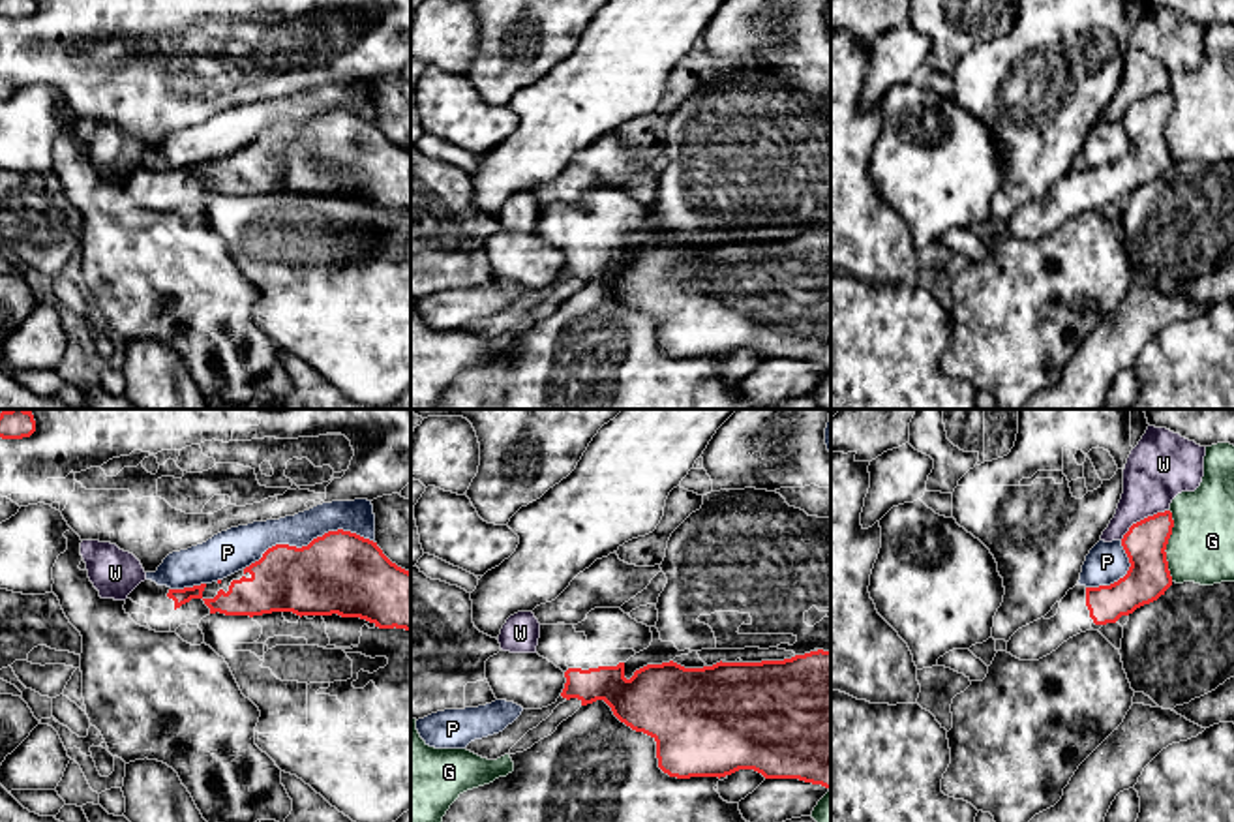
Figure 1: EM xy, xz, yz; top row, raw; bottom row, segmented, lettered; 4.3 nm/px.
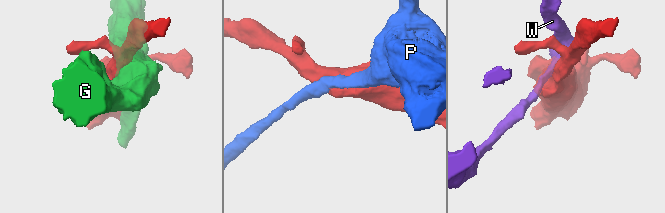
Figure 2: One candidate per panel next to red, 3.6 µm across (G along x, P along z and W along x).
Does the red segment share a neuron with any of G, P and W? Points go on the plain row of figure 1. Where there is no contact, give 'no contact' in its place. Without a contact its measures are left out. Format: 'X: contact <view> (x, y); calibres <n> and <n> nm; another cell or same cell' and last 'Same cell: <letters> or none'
G: contact yz (1167, 122); calibres 190 and 280 nm; another cell
P: contact xy (310, 122); calibres 360 and 150 nm; another cell
W: contact yz (1144, 98); calibres 190 and 280 nm; another cell
Same cell: none

